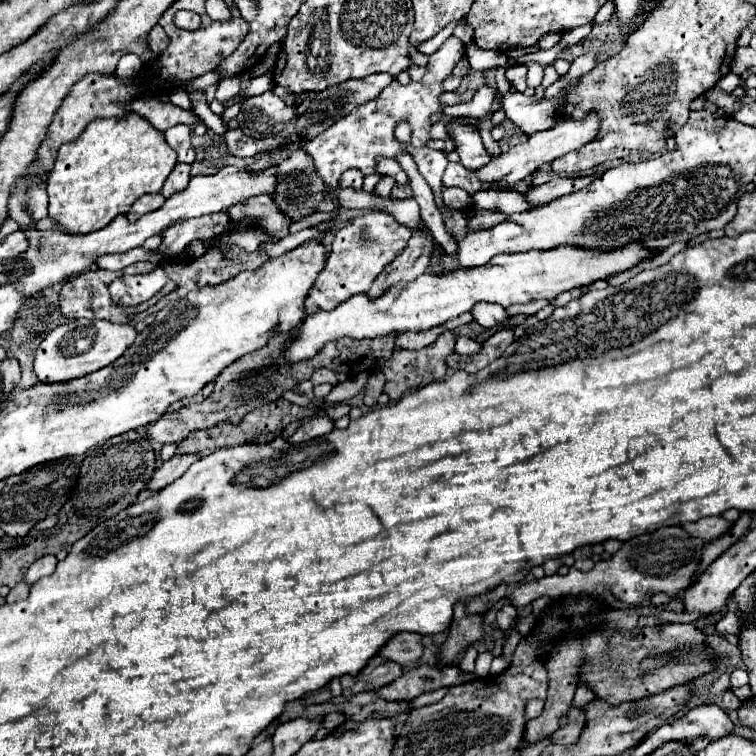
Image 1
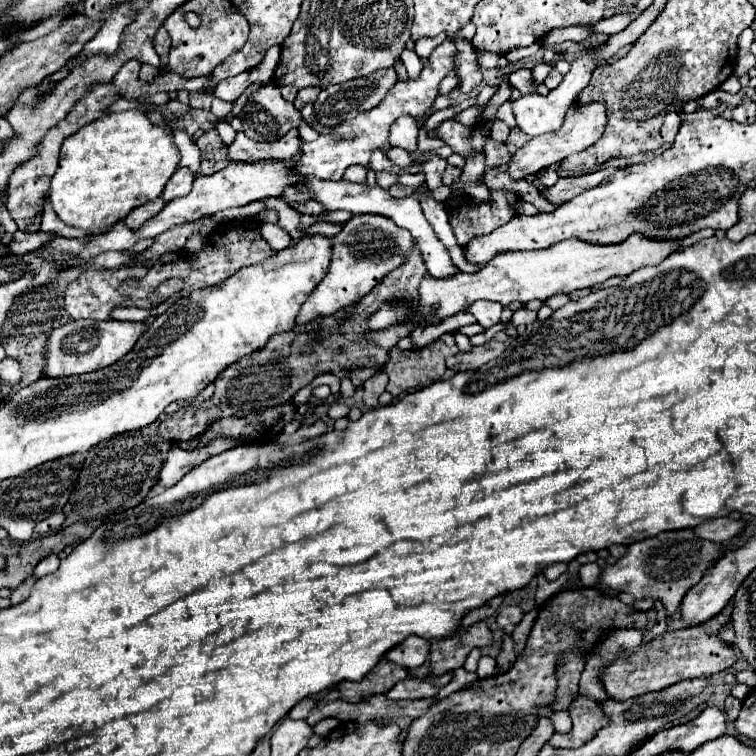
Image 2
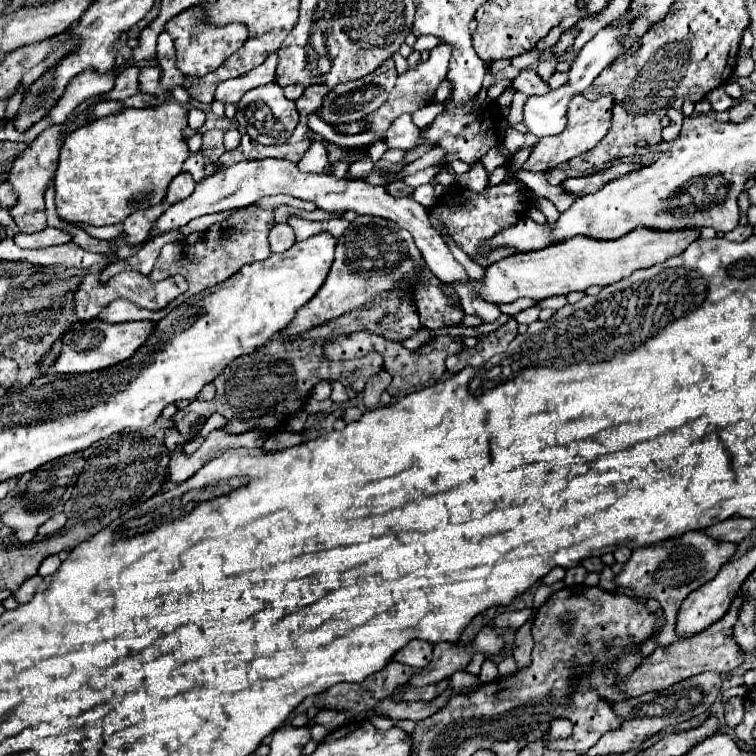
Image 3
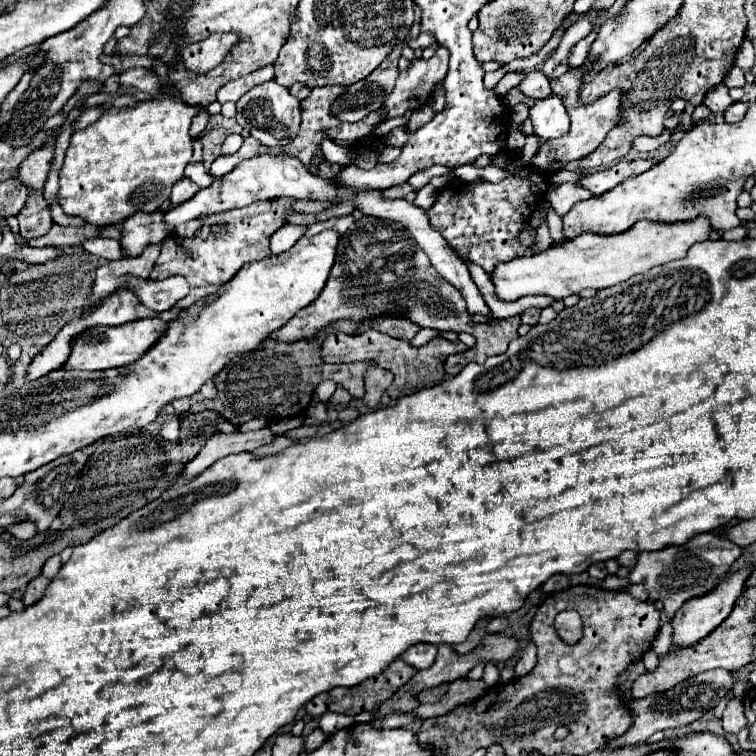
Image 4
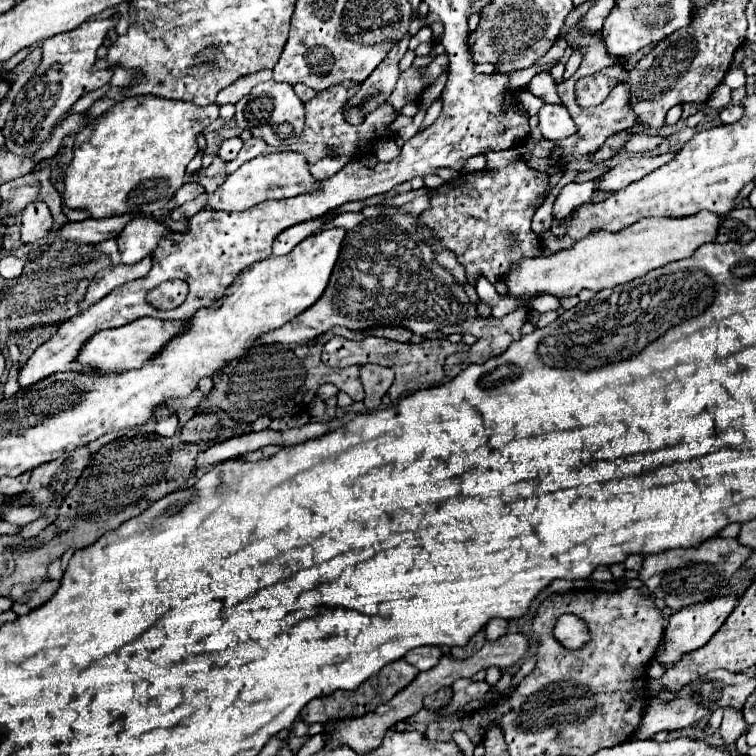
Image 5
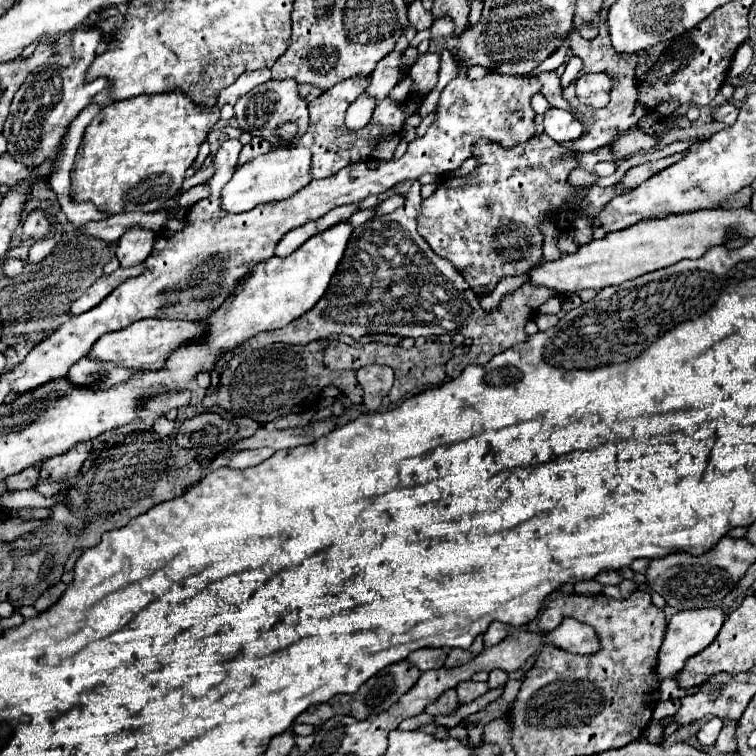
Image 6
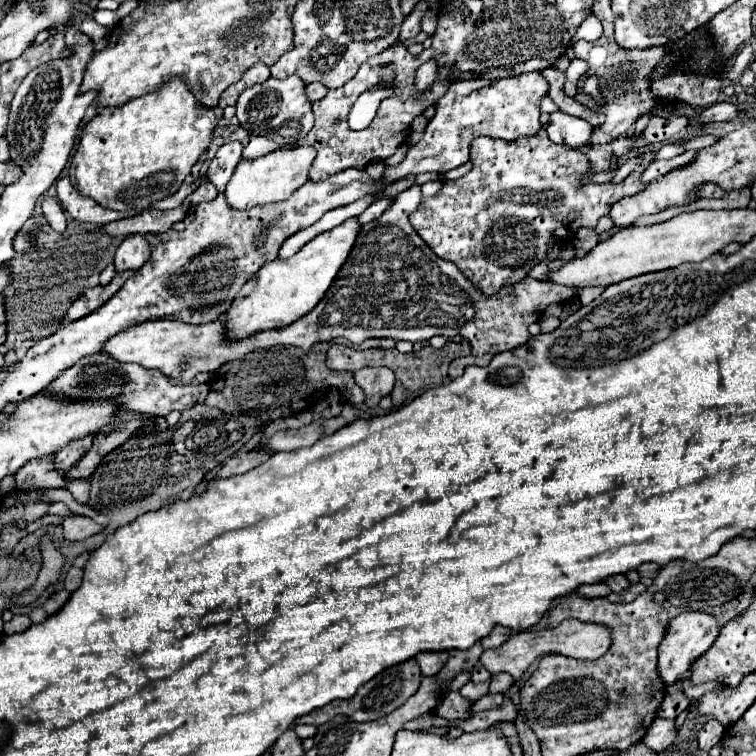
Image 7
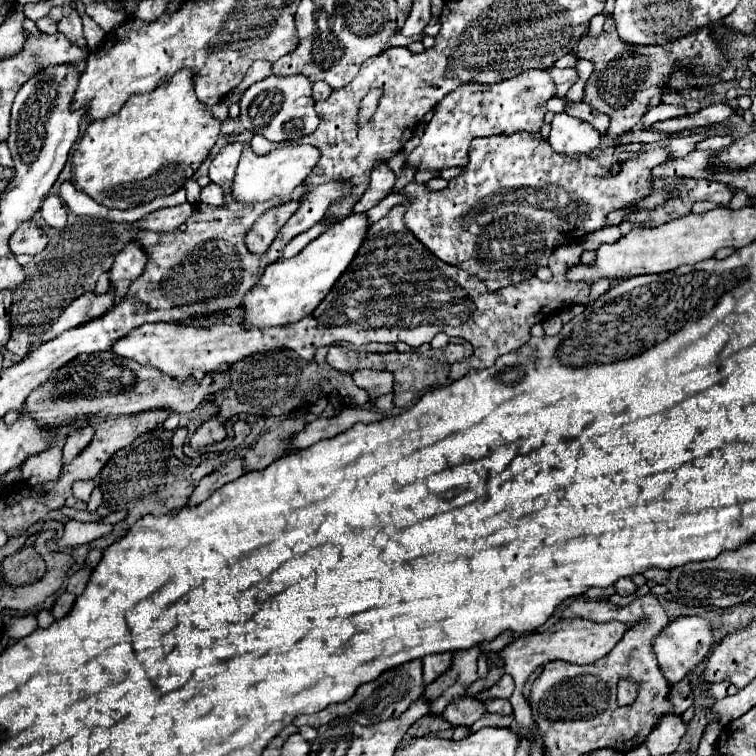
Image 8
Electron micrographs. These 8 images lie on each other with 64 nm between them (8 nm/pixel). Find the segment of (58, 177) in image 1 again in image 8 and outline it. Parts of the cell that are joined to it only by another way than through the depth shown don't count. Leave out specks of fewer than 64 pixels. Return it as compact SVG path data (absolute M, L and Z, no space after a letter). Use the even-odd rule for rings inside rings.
M180 70L172 78L164 80L150 94L132 96L122 106L120 112L102 120L94 120L86 128L72 156L72 164L74 164L72 182L76 190L88 194L98 204L118 210L136 208L140 204L148 204L156 196L174 194L184 186L184 182L198 170L202 160L210 154L210 148L218 140L220 124L226 118L228 118L228 103L223 101L211 107L204 106L194 94L192 72Z

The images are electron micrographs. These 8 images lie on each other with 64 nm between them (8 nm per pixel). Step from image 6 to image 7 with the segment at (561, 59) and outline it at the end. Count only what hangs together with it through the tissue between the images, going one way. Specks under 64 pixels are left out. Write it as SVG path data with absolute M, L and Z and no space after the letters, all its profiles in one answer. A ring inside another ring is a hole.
M594 15L588 16L578 27L568 47L571 47L574 42L580 39L585 39L586 41L594 42L598 40L600 36L602 36L602 32L603 27L600 20L598 20Z

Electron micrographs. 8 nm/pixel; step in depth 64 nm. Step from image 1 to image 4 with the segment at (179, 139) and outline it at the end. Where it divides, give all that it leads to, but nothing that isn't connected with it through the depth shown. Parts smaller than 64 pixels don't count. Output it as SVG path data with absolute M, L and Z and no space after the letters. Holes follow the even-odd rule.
M190 162L190 164L186 166L184 174L186 174L188 178L192 178L198 186L206 186L208 182L212 182L212 180L214 180L210 174L206 174L206 170L204 170L204 164L202 164L202 162L196 162L196 164L192 164L192 162Z

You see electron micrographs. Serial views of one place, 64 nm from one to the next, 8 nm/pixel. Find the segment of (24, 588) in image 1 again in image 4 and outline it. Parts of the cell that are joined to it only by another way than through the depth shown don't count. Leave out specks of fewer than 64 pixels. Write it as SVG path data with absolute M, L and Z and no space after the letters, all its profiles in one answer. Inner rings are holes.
M44 576L34 578L34 580L28 584L28 588L26 588L24 596L22 596L24 606L34 604L34 602L36 602L36 600L42 596L42 592L44 592L44 588L46 588L46 586L48 586L48 578L44 578Z

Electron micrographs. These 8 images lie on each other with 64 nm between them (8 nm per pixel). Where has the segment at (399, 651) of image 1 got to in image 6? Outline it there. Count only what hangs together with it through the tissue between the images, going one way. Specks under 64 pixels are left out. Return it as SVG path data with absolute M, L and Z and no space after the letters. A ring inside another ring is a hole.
M420 648L408 656L410 664L416 664L420 670L440 668L446 660L446 650L442 648Z

